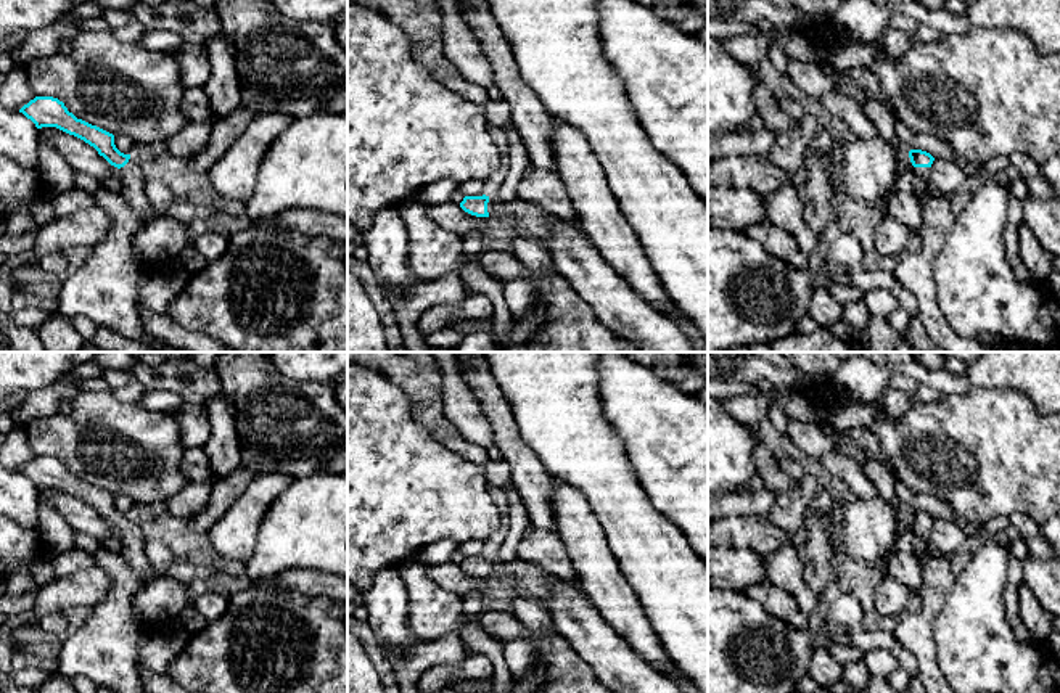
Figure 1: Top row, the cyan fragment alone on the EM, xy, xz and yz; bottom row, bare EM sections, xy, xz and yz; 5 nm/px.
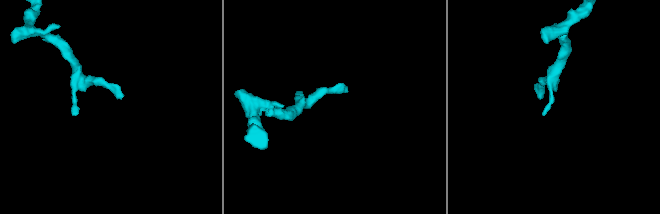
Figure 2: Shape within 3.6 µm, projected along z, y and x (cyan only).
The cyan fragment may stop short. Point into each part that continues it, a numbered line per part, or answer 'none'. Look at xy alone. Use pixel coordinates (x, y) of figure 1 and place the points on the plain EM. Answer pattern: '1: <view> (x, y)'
1: xy (134, 541)

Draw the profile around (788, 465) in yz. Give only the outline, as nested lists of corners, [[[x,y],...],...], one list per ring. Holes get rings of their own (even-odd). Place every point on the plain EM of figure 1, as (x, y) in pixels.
[[[790,457],[779,458],[779,465],[795,481],[801,481],[803,476],[806,474],[803,466]]]

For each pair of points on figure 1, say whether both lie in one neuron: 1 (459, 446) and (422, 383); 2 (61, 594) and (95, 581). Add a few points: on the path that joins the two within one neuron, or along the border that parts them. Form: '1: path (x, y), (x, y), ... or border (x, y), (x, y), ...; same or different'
1: path (443, 430), (427, 410), (427, 399); same
2: path (69, 590), (87, 587); same

